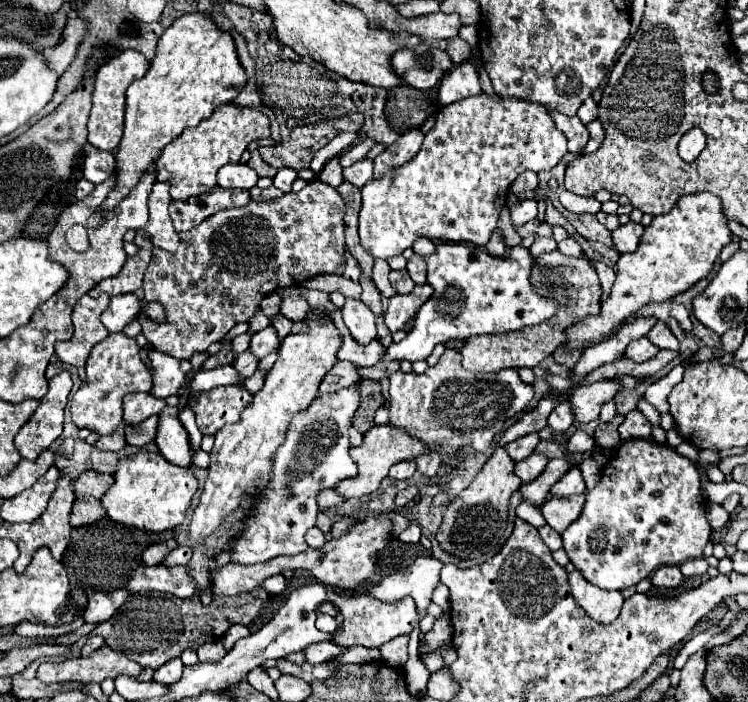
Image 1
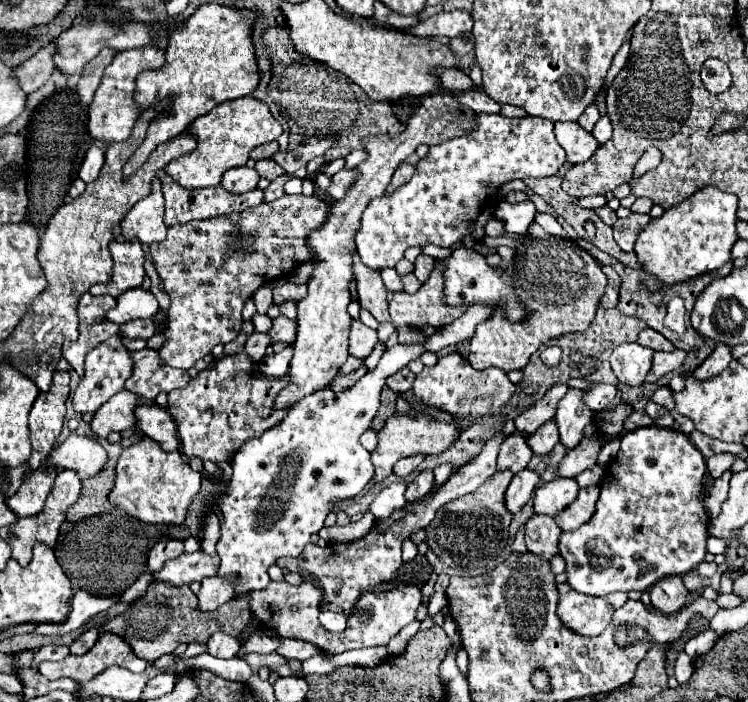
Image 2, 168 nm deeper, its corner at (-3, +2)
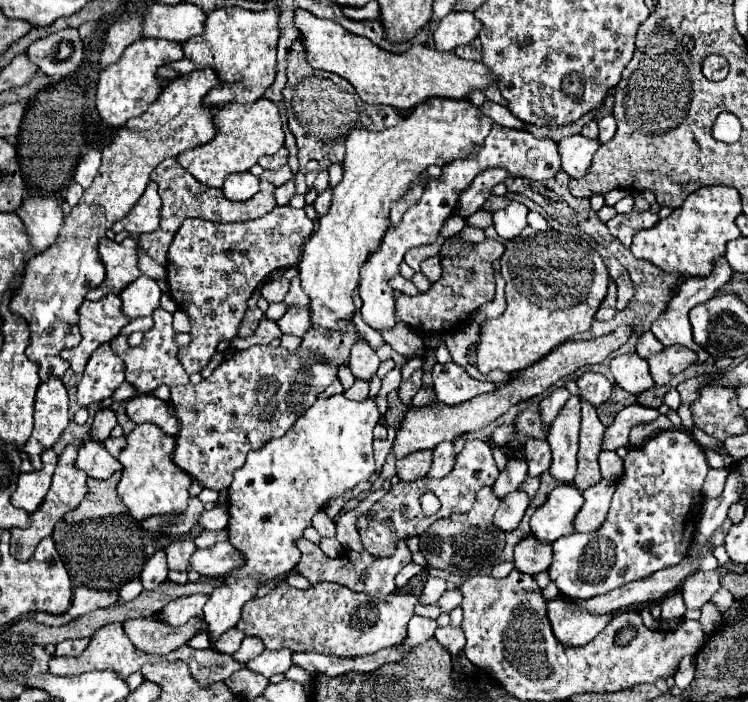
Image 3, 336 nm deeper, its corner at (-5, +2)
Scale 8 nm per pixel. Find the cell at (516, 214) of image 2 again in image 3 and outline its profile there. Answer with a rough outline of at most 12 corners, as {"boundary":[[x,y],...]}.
{"boundary":[[510,202],[496,210],[494,228],[500,238],[512,240],[526,226],[528,208]]}

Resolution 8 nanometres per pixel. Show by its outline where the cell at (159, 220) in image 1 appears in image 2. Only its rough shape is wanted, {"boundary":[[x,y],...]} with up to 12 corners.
{"boundary":[[158,178],[152,192],[120,222],[126,240],[142,244],[166,236],[164,196]]}

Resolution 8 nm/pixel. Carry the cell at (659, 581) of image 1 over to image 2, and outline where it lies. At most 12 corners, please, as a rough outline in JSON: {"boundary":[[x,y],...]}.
{"boundary":[[680,576],[650,588],[656,610],[674,614],[684,608],[688,590]]}

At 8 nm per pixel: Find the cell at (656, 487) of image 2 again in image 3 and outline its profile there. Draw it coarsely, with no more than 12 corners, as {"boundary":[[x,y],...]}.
{"boundary":[[686,430],[628,448],[598,532],[552,544],[588,600],[678,564],[710,466]]}

